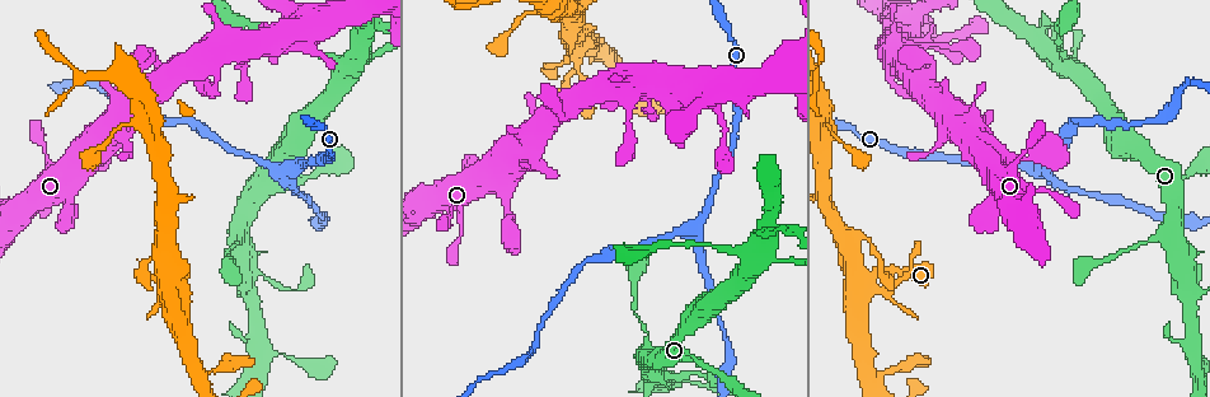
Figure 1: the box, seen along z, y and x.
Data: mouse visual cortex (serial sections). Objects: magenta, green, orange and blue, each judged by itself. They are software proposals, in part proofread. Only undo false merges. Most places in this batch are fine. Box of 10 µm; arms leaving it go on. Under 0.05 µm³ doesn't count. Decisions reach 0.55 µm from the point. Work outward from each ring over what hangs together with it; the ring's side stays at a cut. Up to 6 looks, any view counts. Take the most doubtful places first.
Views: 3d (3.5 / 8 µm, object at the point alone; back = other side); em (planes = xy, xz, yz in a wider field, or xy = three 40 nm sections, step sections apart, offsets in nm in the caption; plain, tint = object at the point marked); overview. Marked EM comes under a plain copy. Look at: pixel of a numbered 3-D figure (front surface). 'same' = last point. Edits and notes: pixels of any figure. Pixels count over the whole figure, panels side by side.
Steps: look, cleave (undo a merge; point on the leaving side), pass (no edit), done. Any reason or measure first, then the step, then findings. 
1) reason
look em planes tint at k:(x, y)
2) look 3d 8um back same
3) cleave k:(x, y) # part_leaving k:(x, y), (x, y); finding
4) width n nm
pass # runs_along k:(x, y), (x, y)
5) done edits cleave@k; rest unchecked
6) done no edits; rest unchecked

abrupt turn
look 3d 3.5um at 1:(847, 242)

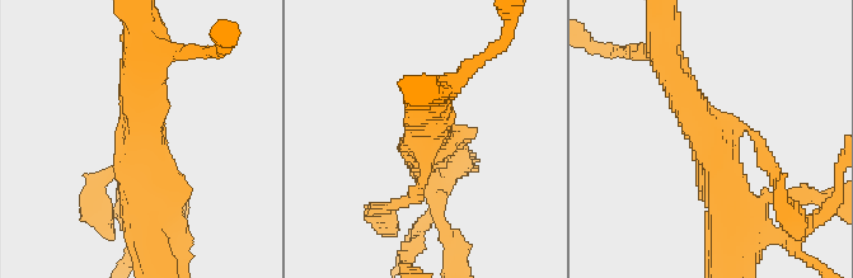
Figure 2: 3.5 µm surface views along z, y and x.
arms 3; arm_widths 150, 400, 450 nm; shape alone is not enough
look em xy step 3 tint at 2:(424, 139)

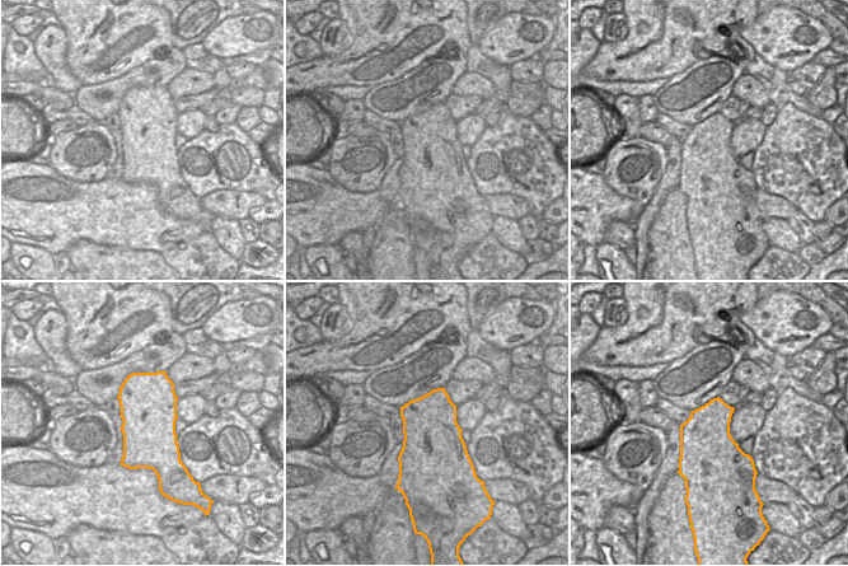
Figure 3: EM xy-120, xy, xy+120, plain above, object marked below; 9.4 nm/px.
pass # runs_along 2:(741, 215), (666, 62); one cell here

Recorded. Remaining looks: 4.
sharp bend
look 3d 8um back at 1:(768, 222)

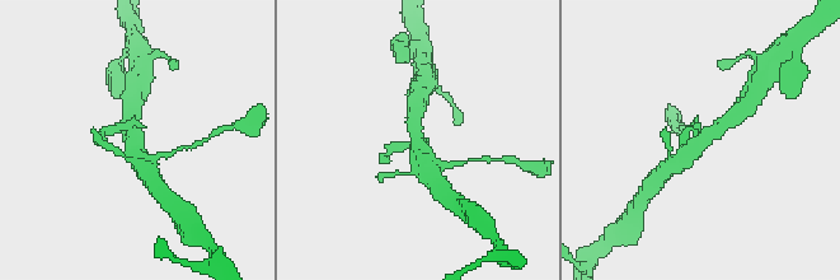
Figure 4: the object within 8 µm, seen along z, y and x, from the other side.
look 3d 3.5um back same

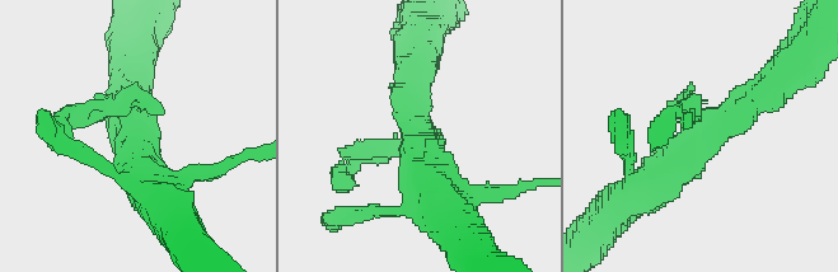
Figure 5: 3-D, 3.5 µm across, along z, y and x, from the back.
look em xy step 3 tint at 5:(705, 133)

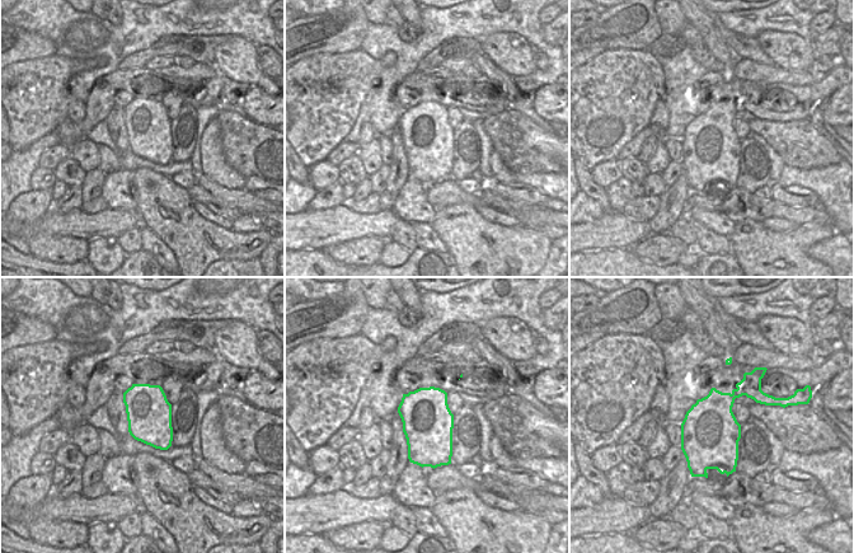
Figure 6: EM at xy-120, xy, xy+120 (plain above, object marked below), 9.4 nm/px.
pass # runs_along 5:(645, 191), (706, 129), (772, 85); all the same cell

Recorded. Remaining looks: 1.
done no edits; rest unchecked

